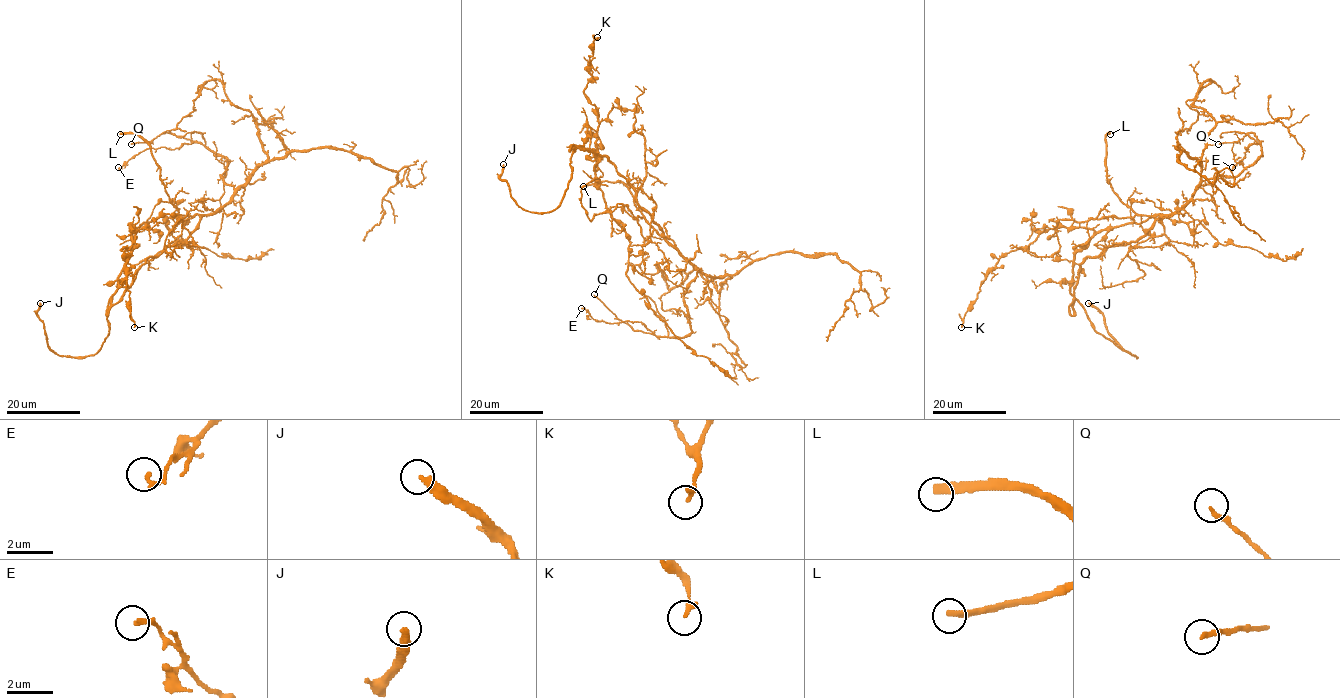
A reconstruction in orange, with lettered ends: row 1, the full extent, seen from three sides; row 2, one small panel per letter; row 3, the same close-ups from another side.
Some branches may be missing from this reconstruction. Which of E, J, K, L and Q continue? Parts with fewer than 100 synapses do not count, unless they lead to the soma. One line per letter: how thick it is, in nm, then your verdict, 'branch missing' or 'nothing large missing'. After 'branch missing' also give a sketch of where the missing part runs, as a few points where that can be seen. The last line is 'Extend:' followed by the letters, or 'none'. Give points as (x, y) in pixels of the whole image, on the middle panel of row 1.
E: calibre 200 nm; nothing large missing
J: calibre 280 nm; branch missing
K: calibre 240 nm; nothing large missing
L: calibre 320 nm; branch missing
Q: calibre 180 nm; nothing large missing
Extend: J, L

